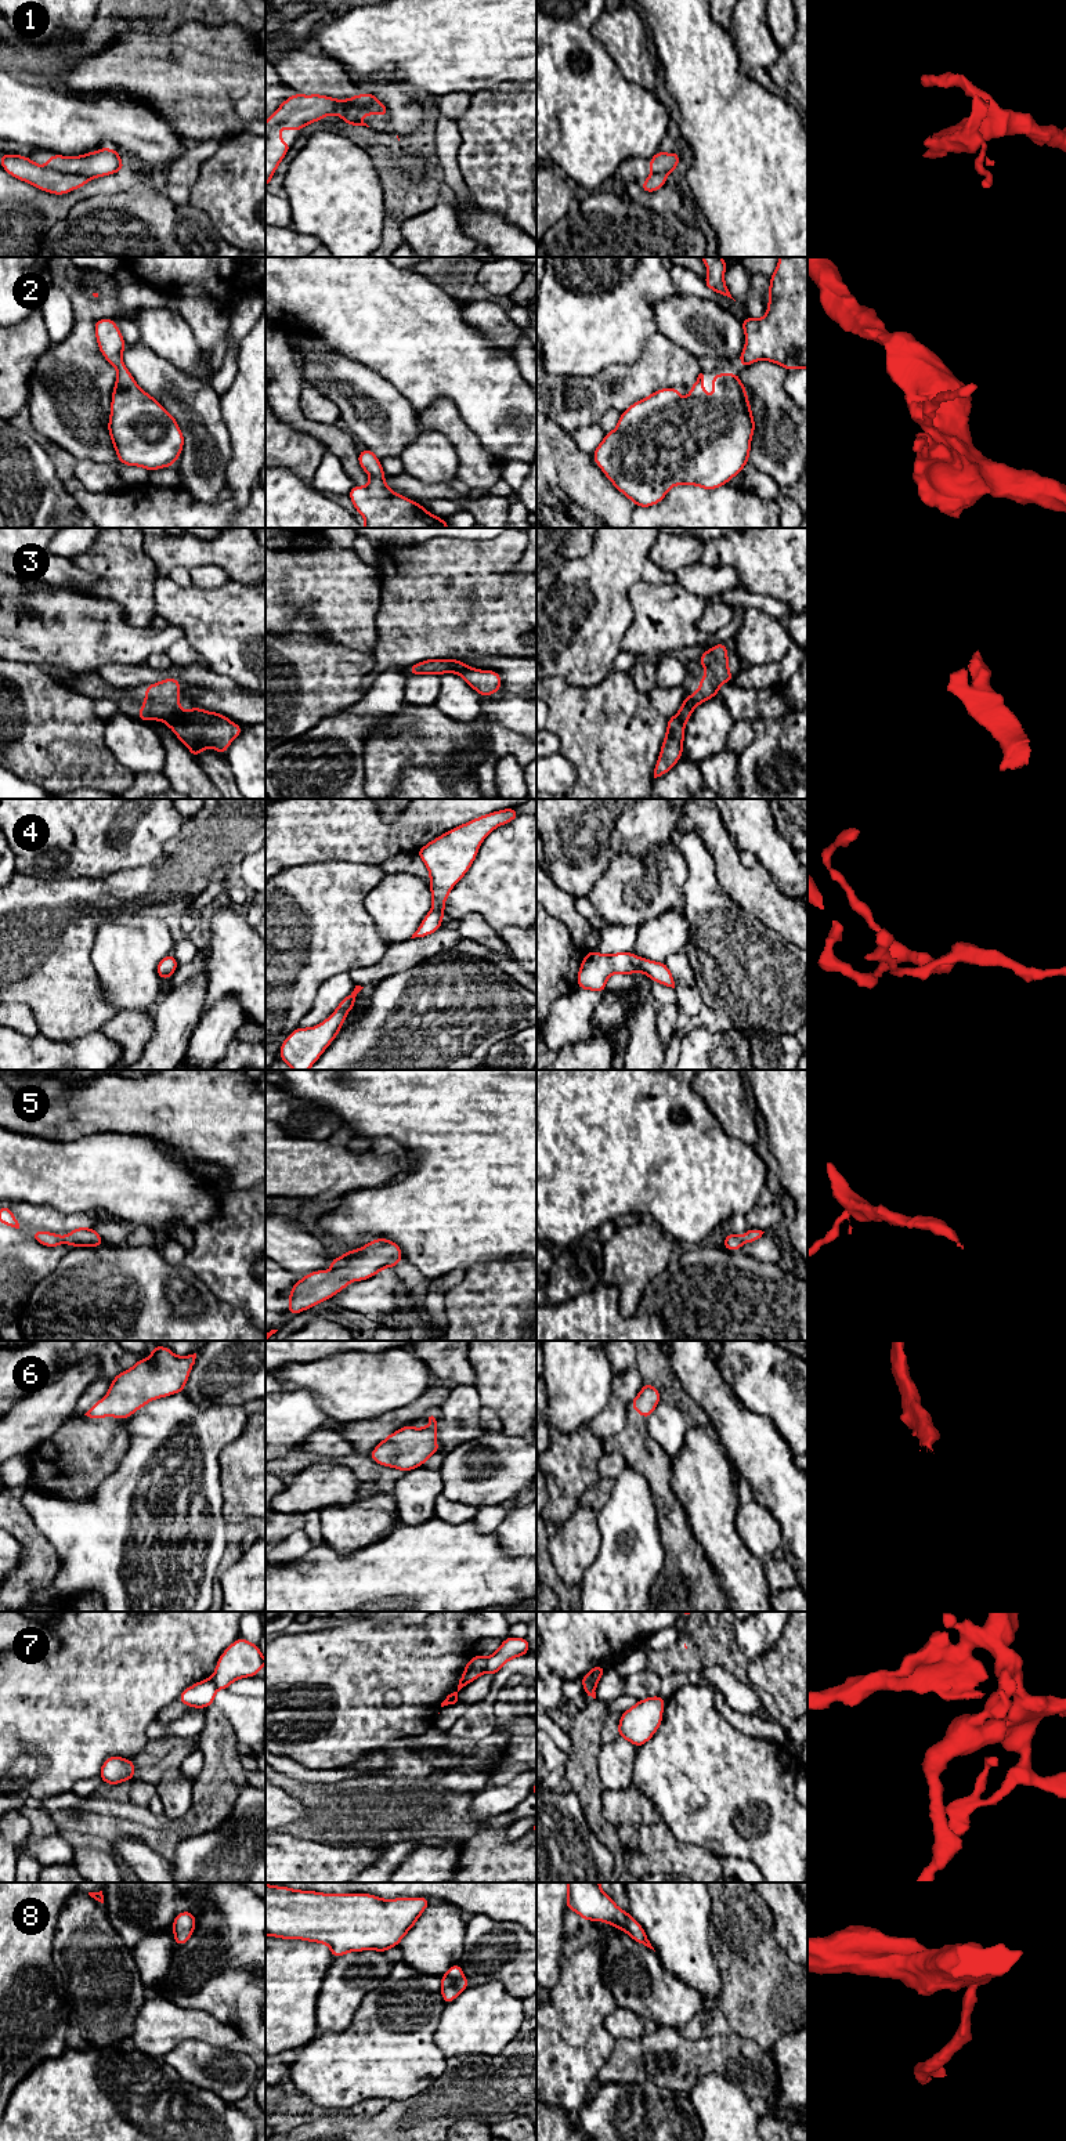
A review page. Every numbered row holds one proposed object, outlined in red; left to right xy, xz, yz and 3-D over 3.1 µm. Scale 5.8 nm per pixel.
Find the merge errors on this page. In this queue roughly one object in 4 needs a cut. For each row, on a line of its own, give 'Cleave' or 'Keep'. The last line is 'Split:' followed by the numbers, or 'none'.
1: Cleave
2: Keep
3: Keep
4: Keep
5: Keep
6: Keep
7: Cleave
8: Keep
Split: 1, 7

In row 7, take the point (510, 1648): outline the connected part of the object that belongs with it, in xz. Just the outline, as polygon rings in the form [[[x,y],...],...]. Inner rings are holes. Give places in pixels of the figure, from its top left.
[[[506,1638],[494,1654],[485,1657],[485,1672],[496,1675],[509,1660],[528,1654],[528,1648],[530,1642],[527,1638]]]

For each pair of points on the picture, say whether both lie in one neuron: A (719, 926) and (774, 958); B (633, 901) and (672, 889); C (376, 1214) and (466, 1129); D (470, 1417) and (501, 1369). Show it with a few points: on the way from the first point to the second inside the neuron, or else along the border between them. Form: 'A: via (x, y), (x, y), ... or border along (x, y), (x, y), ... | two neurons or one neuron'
A: via (733, 939), (752, 958), (761, 958) | one neuron
B: via (643, 892), (646, 889), (662, 889) | one neuron
C: via (398, 1197), (444, 1152) | one neuron
D: border along (473, 1385), (484, 1406) | two neurons

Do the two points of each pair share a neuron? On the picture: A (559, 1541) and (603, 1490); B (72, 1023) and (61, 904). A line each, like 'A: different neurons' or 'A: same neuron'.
A: same neuron
B: same neuron

